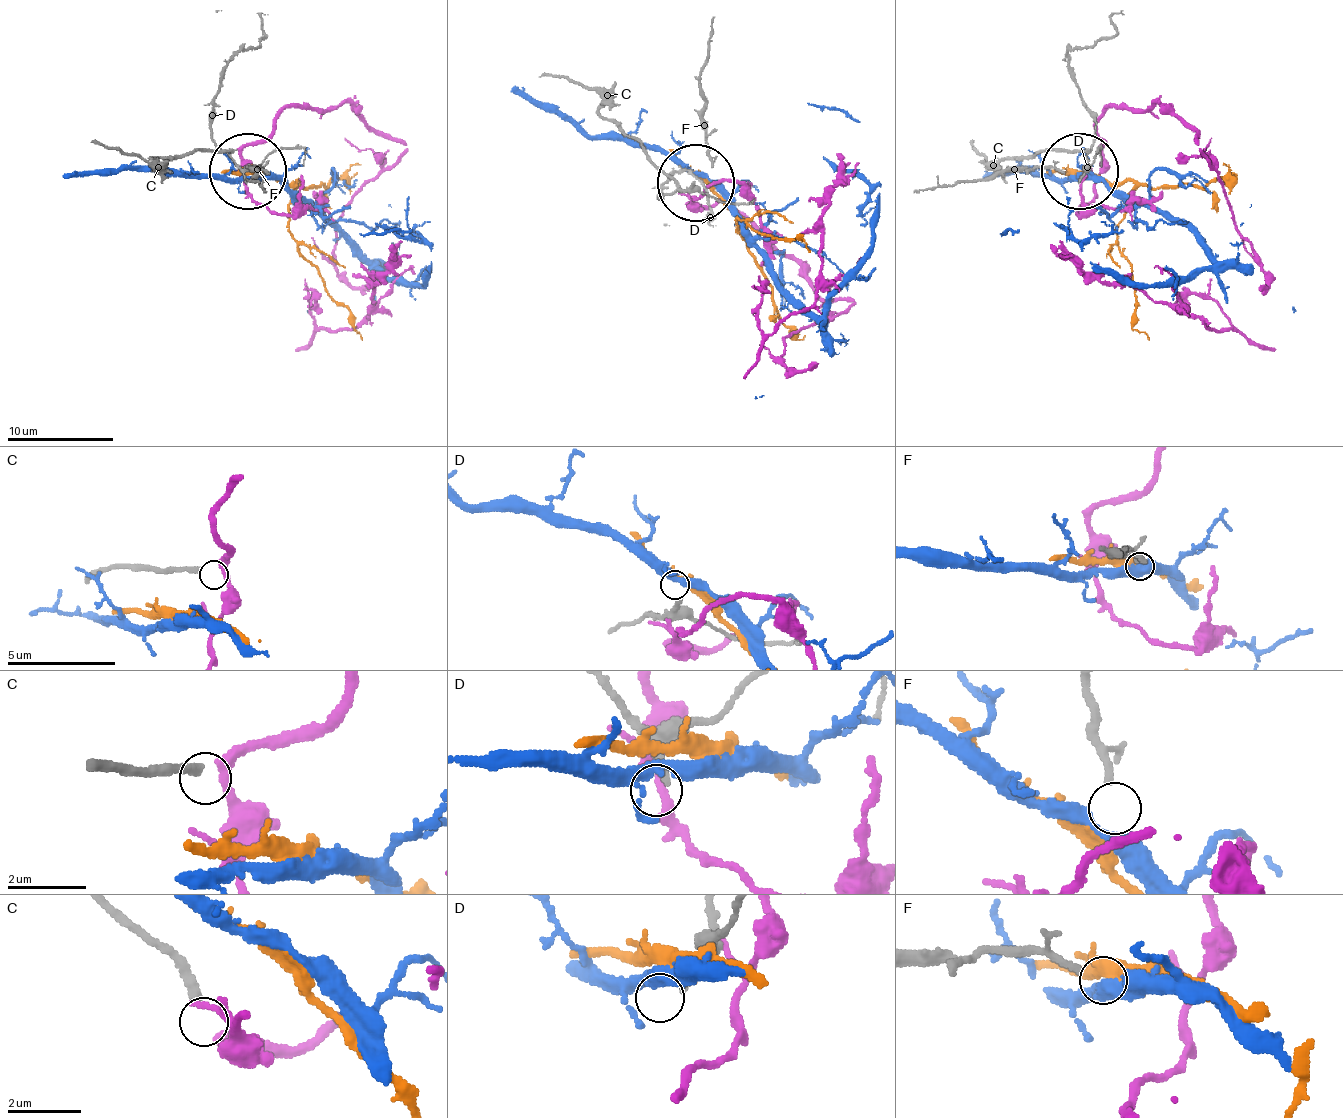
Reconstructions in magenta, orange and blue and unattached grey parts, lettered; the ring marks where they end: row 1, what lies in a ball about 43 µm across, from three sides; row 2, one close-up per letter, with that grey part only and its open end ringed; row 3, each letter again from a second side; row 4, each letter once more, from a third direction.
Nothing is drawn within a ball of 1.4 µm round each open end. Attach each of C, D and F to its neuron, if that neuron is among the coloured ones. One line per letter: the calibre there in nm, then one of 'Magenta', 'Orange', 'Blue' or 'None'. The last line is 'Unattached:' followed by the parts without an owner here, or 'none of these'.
C: Thickness 240 nm. Magenta
D: Thickness 200 nm. None
F: Thickness 130 nm. Blue
Unattached: D

